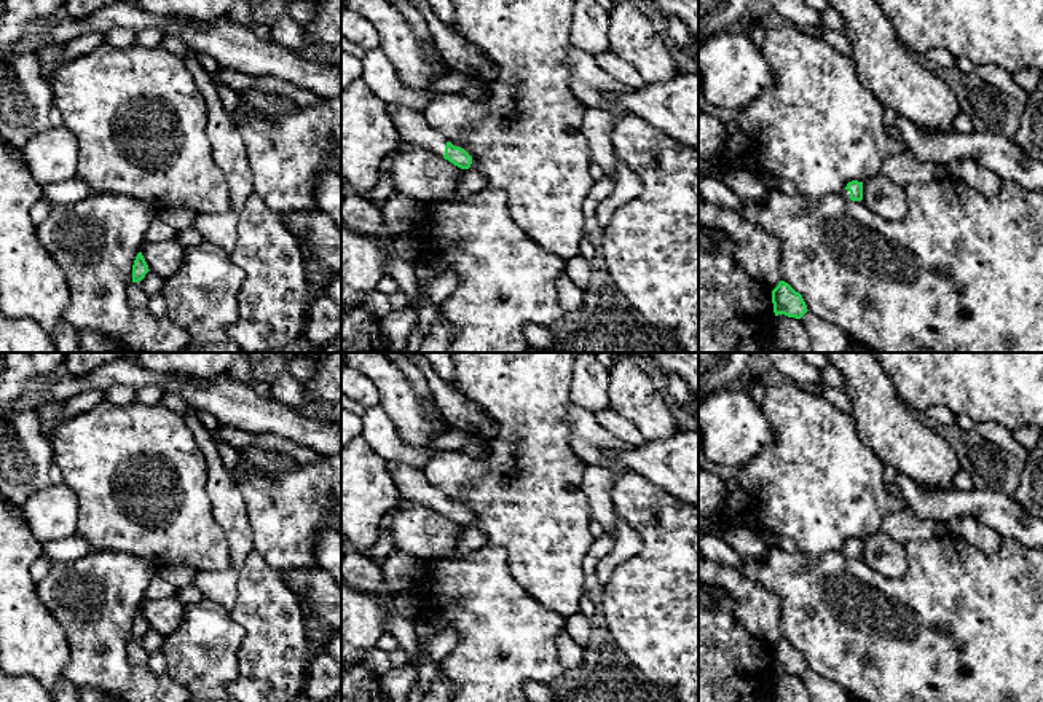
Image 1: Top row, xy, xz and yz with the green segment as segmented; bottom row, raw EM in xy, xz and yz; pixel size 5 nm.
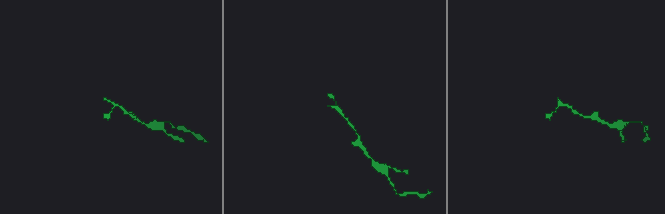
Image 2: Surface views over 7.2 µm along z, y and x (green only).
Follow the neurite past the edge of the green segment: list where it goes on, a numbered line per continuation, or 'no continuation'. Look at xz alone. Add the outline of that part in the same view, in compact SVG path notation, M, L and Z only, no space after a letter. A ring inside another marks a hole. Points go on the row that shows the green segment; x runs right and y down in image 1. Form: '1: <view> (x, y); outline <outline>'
1: xz (413, 130); outline M389 105L389 115L399 137L407 145L427 148L440 156L445 155L448 140L427 123L421 110L402 105Z

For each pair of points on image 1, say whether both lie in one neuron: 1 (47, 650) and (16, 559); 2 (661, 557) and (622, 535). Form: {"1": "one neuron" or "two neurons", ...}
{"1": "one neuron", "2": "two neurons"}

